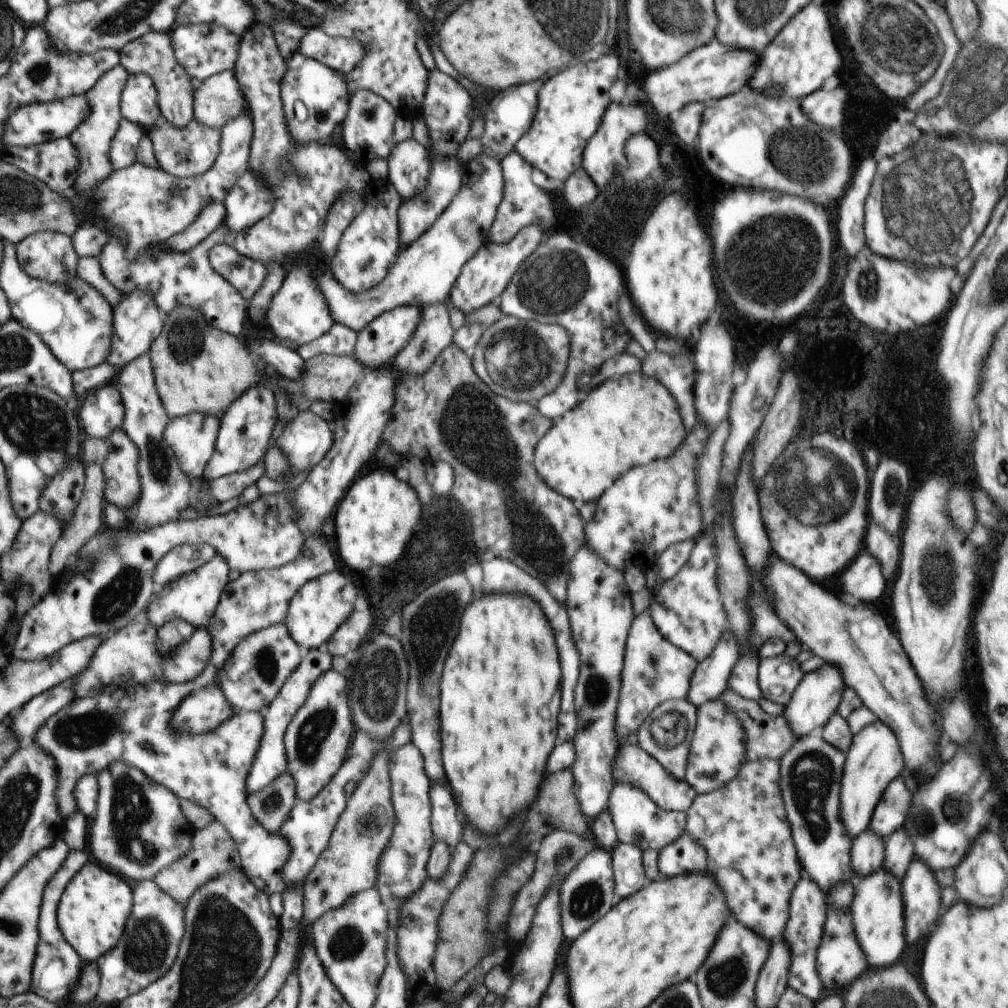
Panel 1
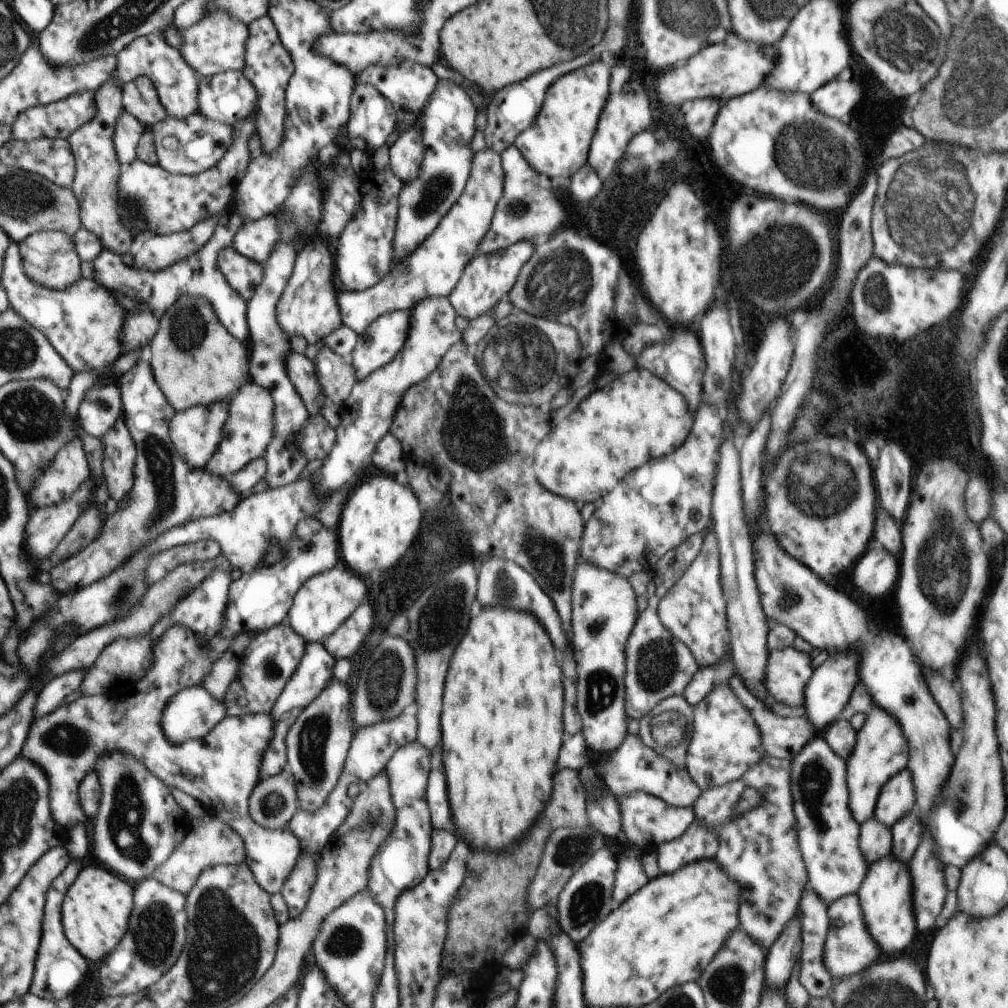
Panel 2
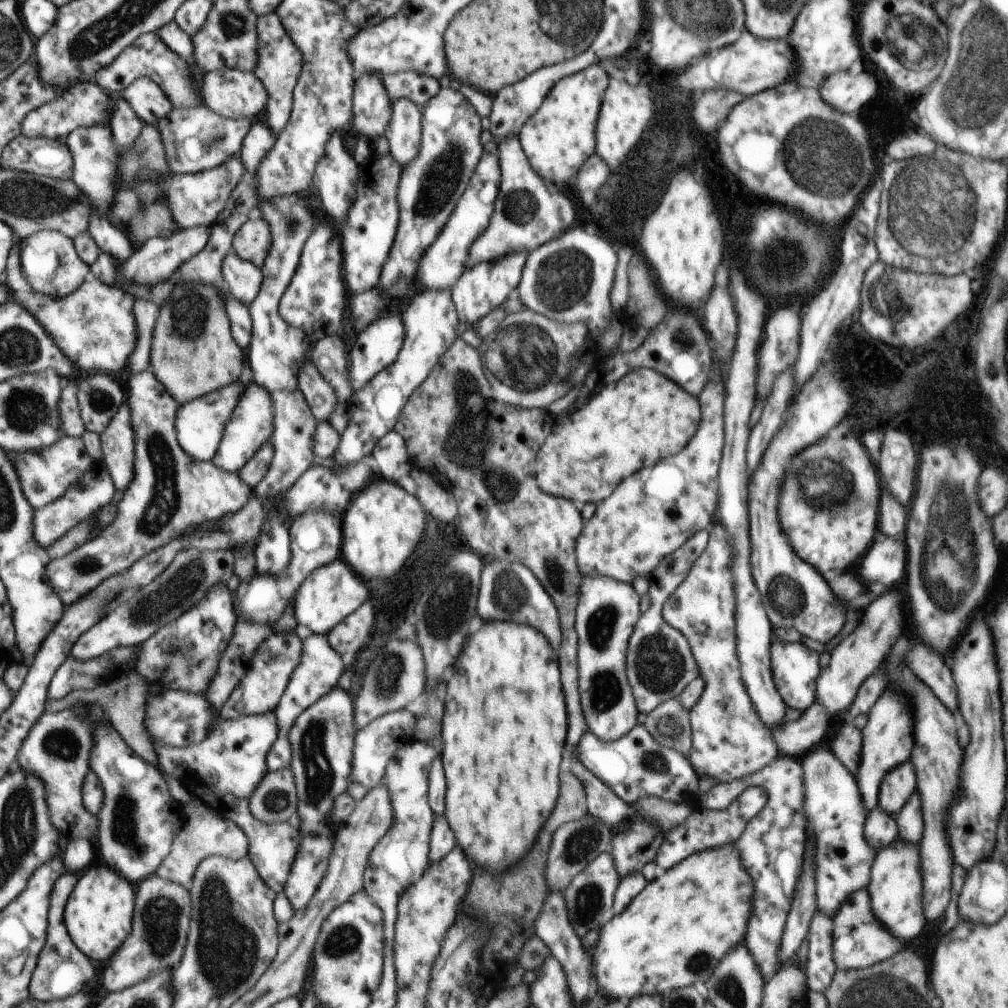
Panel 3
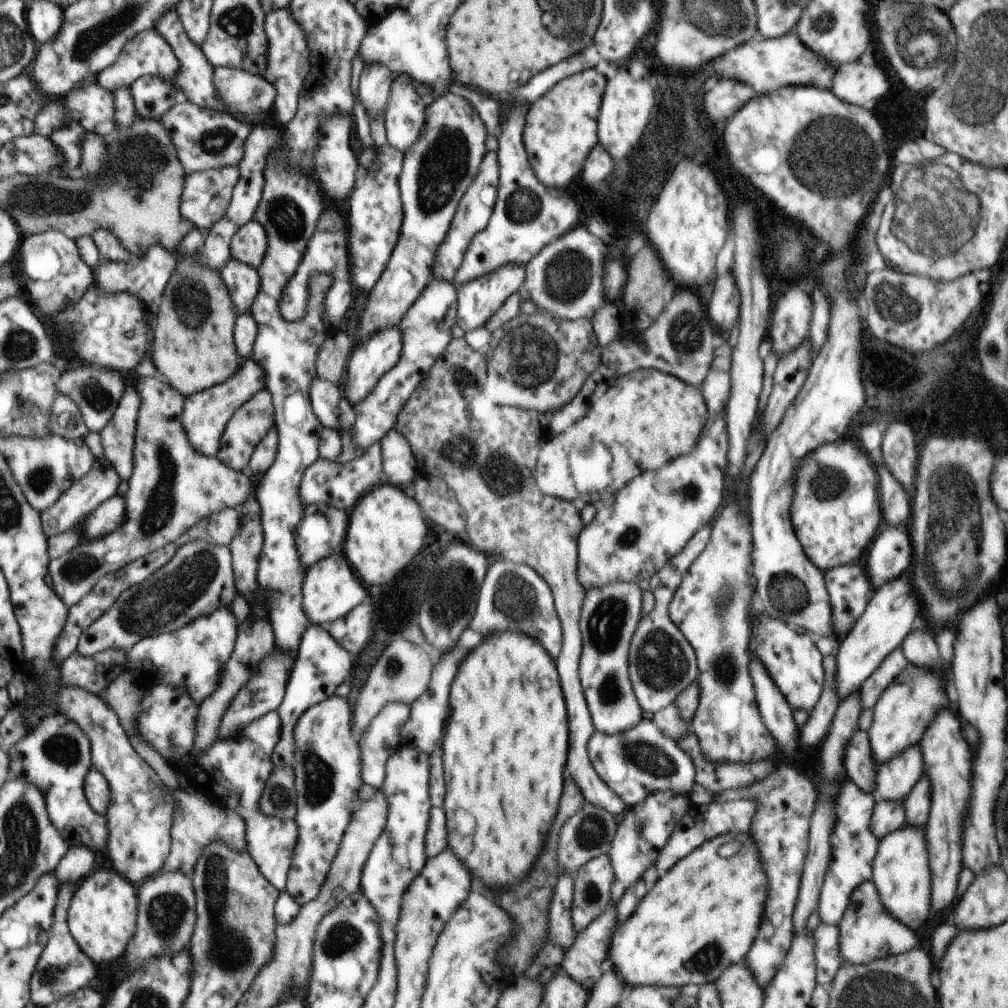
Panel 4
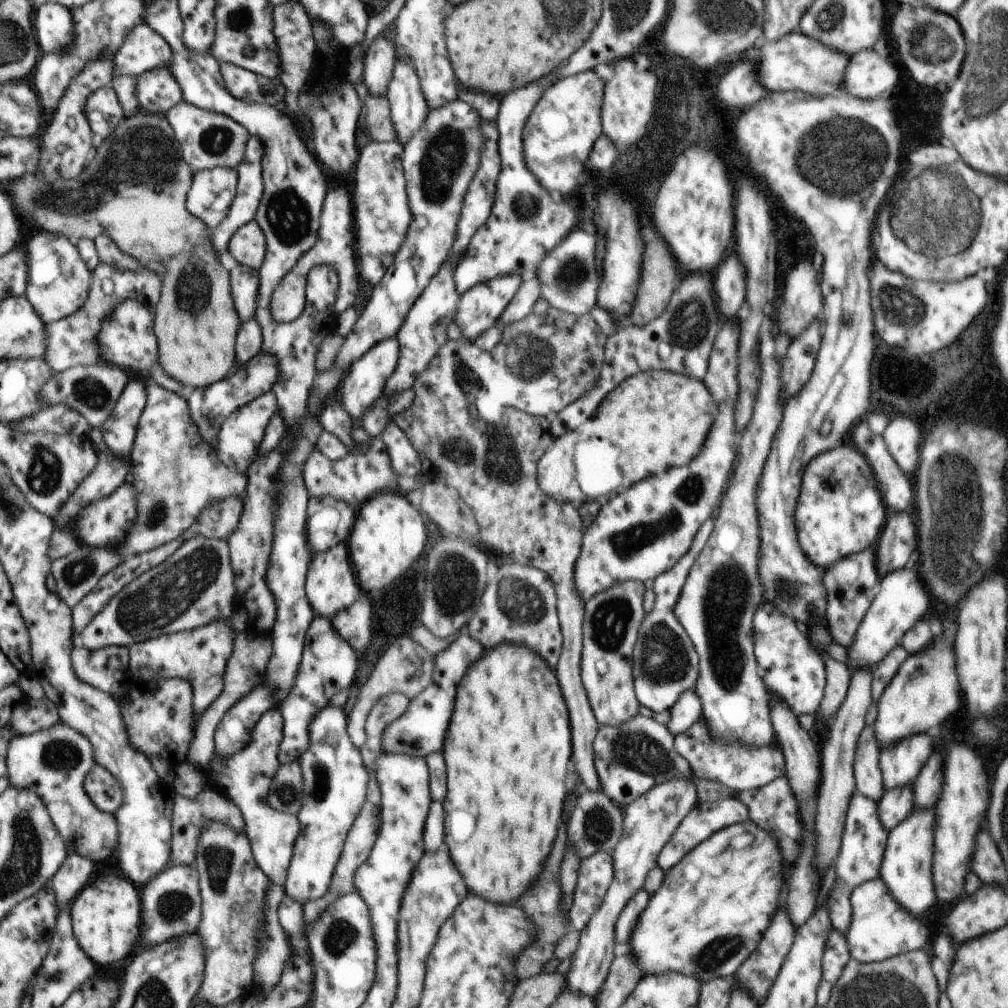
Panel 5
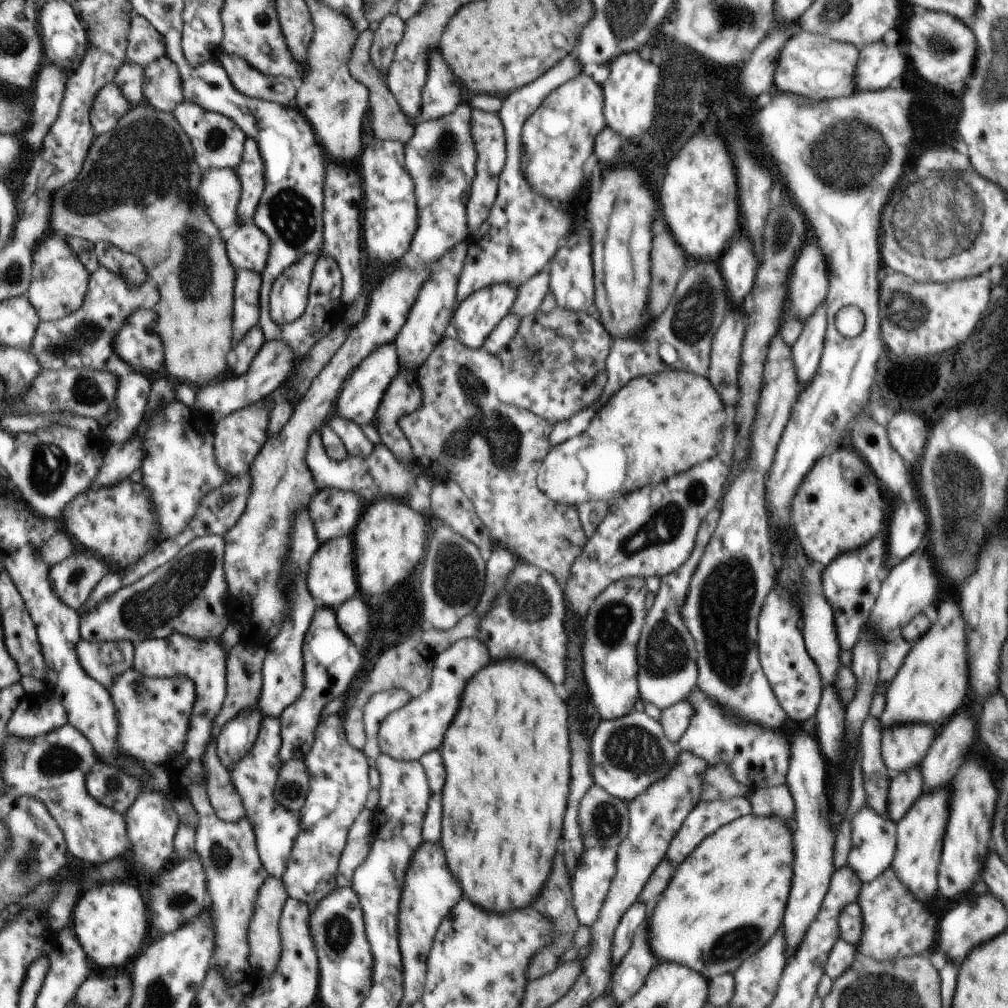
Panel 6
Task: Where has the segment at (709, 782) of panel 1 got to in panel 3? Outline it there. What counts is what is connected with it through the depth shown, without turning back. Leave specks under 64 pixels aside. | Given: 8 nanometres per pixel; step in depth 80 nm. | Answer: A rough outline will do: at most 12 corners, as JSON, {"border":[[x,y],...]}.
{"border":[[729,532],[663,604],[705,680],[689,712],[698,778],[780,756],[742,680]]}

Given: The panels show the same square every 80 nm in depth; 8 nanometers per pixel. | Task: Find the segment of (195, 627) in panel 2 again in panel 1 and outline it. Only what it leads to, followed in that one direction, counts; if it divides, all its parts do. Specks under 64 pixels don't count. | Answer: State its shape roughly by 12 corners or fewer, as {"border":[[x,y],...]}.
{"border":[[216,555],[158,588],[145,616],[207,628],[228,563]]}

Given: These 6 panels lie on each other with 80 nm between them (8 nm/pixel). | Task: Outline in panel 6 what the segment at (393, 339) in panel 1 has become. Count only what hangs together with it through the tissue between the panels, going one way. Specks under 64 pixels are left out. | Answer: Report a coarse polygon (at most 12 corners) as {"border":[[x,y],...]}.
{"border":[[386,343],[343,382],[336,414],[366,429],[398,371]]}

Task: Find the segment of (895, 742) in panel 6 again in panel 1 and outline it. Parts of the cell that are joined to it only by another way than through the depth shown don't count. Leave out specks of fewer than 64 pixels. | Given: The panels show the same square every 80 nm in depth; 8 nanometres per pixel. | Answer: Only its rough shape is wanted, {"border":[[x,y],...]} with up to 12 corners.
{"border":[[904,777],[890,782],[870,828],[886,840],[903,826],[912,792]]}

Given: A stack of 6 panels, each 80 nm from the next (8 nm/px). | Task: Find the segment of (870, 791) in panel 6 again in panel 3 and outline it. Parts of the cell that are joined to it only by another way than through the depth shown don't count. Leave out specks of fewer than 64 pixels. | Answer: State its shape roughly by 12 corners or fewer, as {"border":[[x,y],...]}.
{"border":[[844,724],[832,744],[836,758],[854,774],[862,756],[862,734]]}

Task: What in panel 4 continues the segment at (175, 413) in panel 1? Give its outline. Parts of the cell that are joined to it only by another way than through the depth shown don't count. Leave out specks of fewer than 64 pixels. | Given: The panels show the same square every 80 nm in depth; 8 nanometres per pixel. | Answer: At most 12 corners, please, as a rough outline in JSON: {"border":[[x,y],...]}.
{"border":[[178,259],[150,356],[184,398],[242,364],[220,270]]}

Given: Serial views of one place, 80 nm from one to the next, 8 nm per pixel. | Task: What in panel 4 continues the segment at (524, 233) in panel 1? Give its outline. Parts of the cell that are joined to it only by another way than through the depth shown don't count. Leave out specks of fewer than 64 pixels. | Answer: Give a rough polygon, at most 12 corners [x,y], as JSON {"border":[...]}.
{"border":[[506,265],[457,286],[457,324],[476,330],[525,281]]}

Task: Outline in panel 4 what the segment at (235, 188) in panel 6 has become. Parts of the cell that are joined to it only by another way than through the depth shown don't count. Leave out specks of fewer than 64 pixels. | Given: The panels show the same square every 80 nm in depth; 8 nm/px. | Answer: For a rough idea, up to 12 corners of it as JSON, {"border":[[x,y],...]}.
{"border":[[239,167],[184,176],[181,215],[196,229],[224,216]]}

